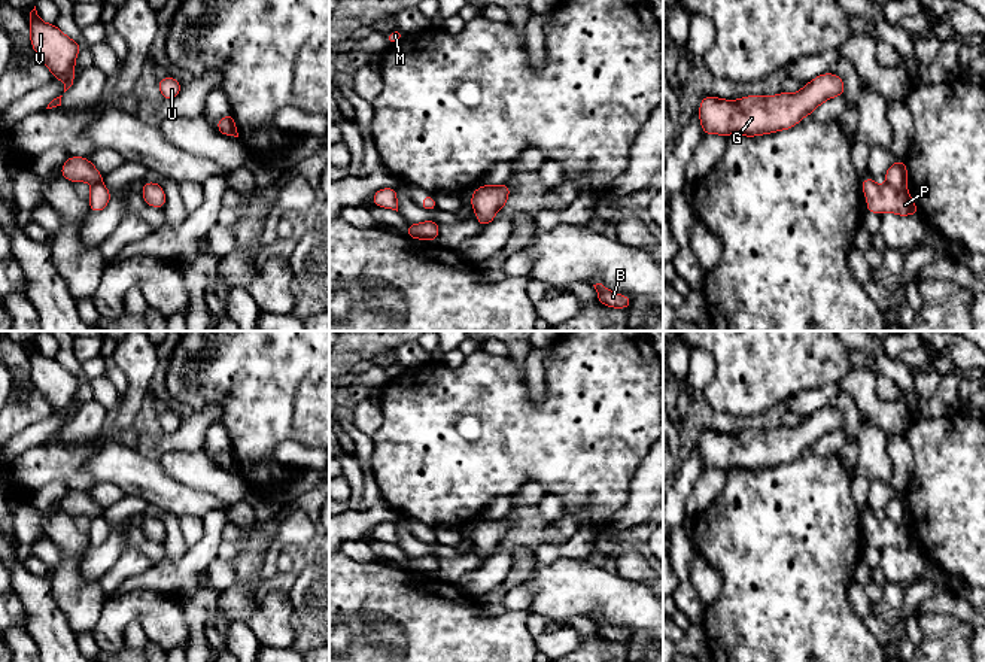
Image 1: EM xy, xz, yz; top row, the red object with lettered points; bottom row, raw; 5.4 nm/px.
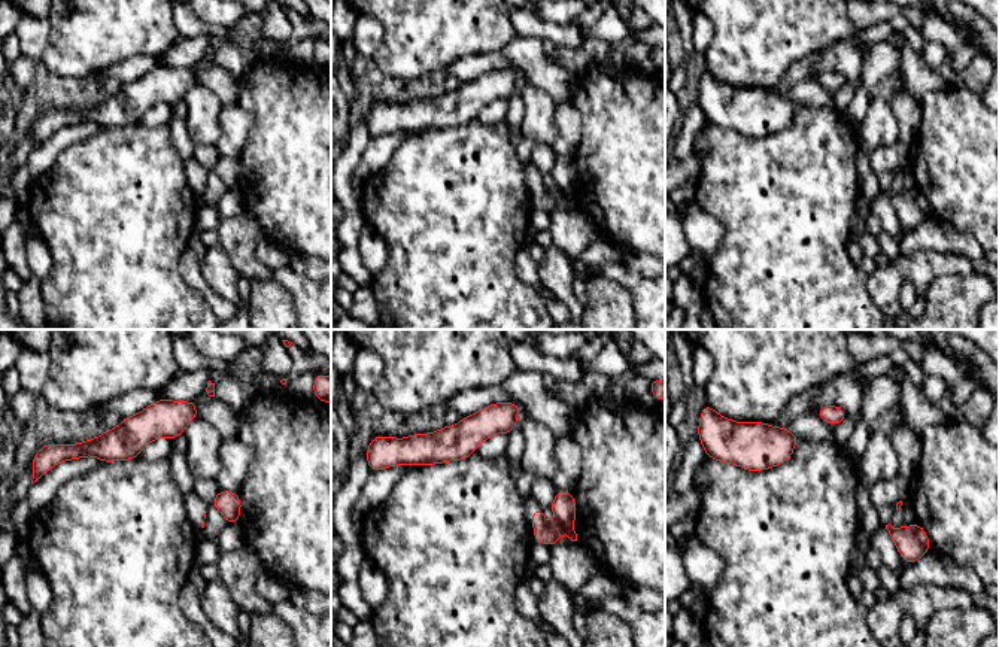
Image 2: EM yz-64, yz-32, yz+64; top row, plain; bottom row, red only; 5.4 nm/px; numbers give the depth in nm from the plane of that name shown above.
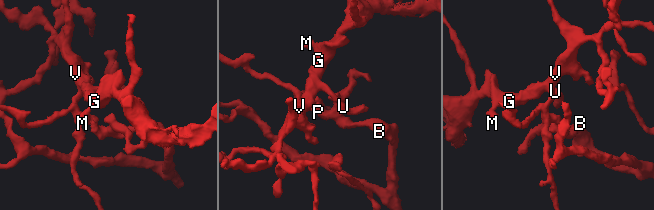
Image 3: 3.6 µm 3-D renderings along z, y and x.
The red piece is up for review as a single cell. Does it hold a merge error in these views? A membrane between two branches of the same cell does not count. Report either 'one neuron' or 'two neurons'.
two neurons

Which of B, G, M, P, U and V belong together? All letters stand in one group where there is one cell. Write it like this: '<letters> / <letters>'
B P / G M U V

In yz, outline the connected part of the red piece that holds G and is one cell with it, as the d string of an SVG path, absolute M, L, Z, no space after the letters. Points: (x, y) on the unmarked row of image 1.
M823 407L794 428L747 429L739 434L706 429L699 440L699 453L705 470L772 468L796 461L820 438L843 428L843 413L834 407Z

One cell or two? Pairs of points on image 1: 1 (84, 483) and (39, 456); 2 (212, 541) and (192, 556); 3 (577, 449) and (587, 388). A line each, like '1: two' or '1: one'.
1: one
2: one
3: one

